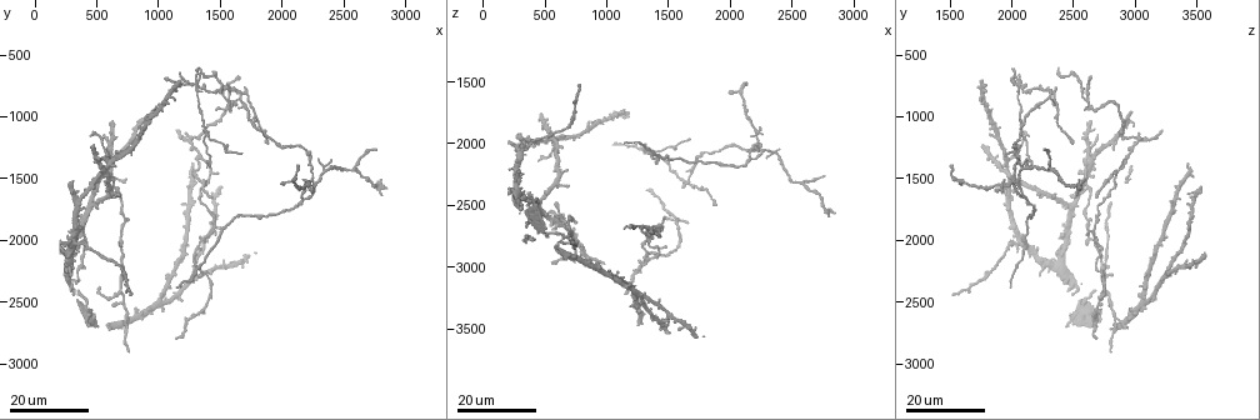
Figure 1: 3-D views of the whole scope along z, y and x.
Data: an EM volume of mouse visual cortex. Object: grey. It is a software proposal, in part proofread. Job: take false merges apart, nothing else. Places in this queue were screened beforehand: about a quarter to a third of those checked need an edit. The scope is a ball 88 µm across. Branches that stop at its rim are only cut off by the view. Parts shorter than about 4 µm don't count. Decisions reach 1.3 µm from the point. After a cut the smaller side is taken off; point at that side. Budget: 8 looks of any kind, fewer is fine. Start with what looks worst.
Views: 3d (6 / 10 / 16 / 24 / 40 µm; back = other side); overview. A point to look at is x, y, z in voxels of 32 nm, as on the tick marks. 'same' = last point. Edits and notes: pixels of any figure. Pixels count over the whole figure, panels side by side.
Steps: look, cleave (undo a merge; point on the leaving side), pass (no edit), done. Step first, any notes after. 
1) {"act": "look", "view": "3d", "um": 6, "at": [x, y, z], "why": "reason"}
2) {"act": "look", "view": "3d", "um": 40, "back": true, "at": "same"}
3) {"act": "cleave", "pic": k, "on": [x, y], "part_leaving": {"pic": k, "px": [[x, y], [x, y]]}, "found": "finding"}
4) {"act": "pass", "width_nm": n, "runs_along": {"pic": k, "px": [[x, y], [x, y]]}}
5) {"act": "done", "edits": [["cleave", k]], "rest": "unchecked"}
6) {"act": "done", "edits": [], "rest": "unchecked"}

{"act": "look", "view": "3d", "um": 16, "at": [1320, 760, 2060], "why": "four or more arms meet"}

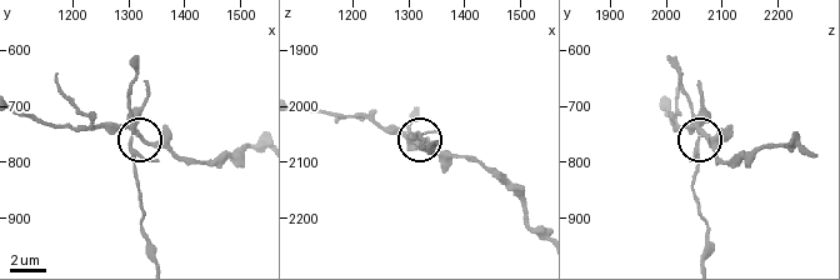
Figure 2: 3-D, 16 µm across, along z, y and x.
{"act": "look", "view": "3d", "um": 10, "at": [1310, 750, 2065]}

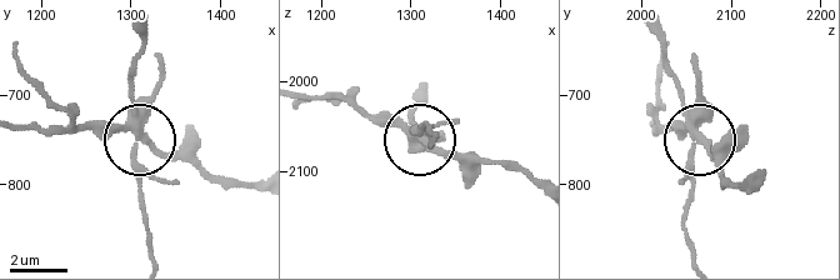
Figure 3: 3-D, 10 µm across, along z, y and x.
{"act": "cleave", "pic": 3, "on": [133, 168], "arms": 4, "part_leaving": {"pic": 3, "px": [[134, 126], [149, 253]]}, "found": "two cells meet here"}

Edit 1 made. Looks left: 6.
{"act": "look", "view": "overview"}

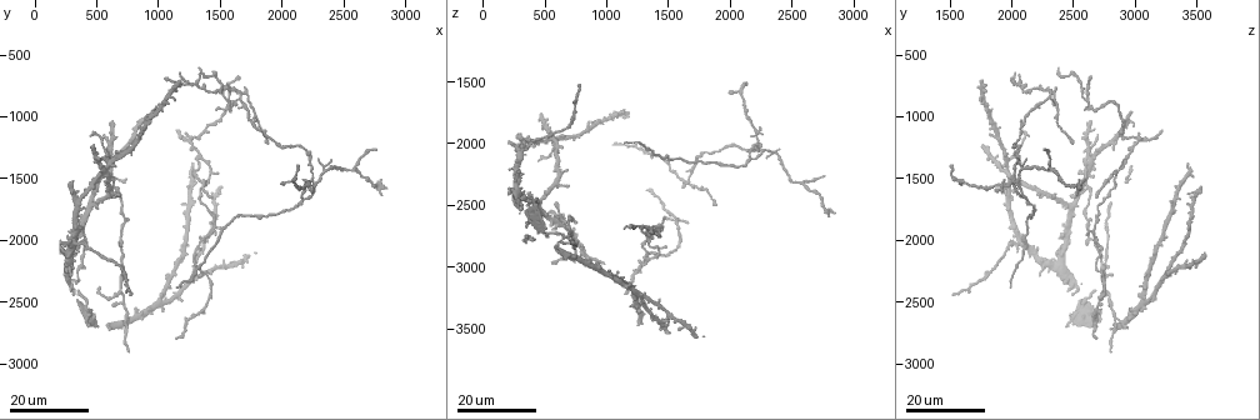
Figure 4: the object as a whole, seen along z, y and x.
{"act": "look", "view": "3d", "um": 16, "at": [1540, 860, 2600], "why": "three-way junction"}

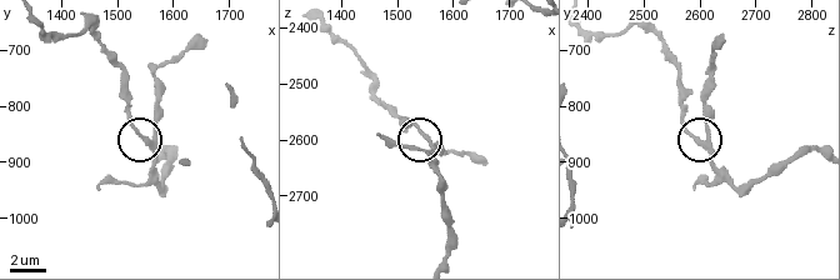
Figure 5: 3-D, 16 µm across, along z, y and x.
{"act": "look", "view": "3d", "um": 10, "at": [1560, 865, 2605]}

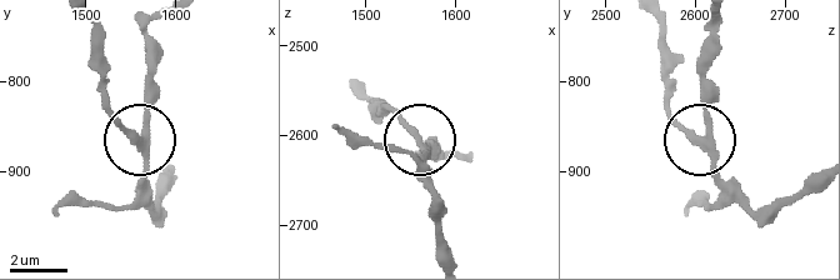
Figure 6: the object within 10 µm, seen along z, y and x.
{"act": "pass", "width_nm": 240, "runs_along": {"pic": 6, "px": [[816, 173], [760, 206], [724, 178], [705, 143], [709, 51]]}, "found": "all the same cell"}

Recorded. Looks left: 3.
{"act": "look", "view": "3d", "um": 16, "at": [1700, 840, 2340], "why": "sudden change in width"}

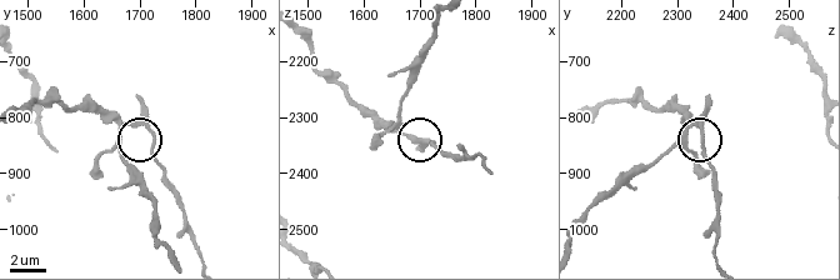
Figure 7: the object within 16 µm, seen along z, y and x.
{"act": "look", "view": "3d", "um": 6, "at": [1710, 815, 2340]}

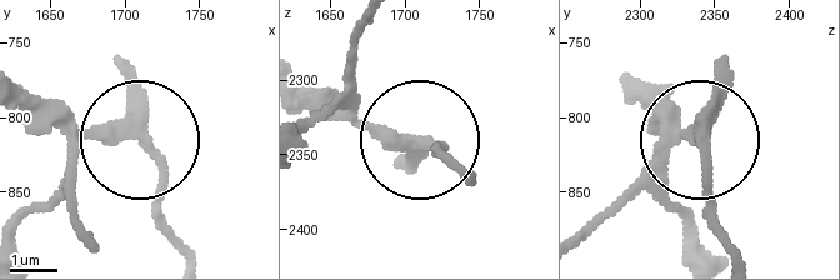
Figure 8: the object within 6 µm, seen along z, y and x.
{"act": "cleave", "pic": 8, "on": [151, 204], "arms": 3, "part_leaving": {"pic": 8, "px": [[143, 139], [166, 183], [154, 219], [179, 254]]}, "found": "a second cell is stuck on"}

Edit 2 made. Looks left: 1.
{"act": "done", "edits": [["cleave", 3], ["cleave", 8]], "rest": "unchecked"}

